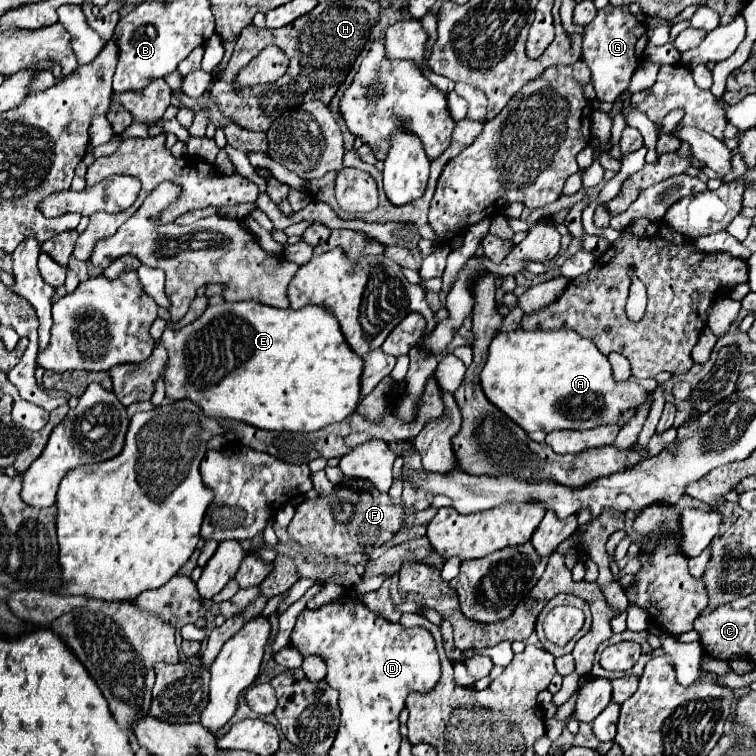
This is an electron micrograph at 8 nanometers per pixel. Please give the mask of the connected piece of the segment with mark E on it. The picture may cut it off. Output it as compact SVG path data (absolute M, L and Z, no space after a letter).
M240 301L240 303L222 303L222 305L214 305L208 307L194 323L186 325L184 329L166 329L162 333L162 337L158 339L158 343L164 343L170 363L172 365L182 365L184 367L168 367L166 371L166 397L170 401L176 399L190 399L194 403L198 403L204 411L204 415L208 417L228 417L228 419L236 419L236 421L244 421L252 427L258 429L266 429L266 431L290 431L290 433L310 433L310 431L318 431L322 427L328 427L332 423L344 421L348 415L352 415L360 403L360 391L362 391L362 369L364 369L364 361L362 357L358 357L352 347L348 347L340 325L336 323L334 315L324 309L324 307L316 307L316 305L308 305L302 309L276 309L270 305L262 305L262 303L254 303L254 301Z

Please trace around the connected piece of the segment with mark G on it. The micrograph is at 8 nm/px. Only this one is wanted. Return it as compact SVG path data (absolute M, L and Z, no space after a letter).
M606 7L598 11L596 19L590 25L586 25L584 45L582 45L582 59L592 71L592 83L598 99L612 103L614 99L618 99L620 93L624 93L626 85L630 85L630 77L634 75L636 67L642 61L646 45L648 45L646 25L638 21L630 13L630 9Z

